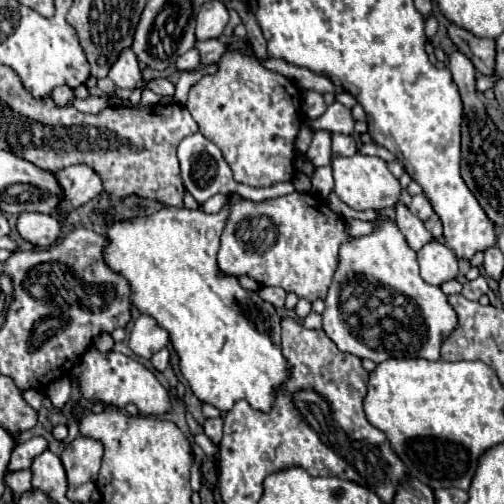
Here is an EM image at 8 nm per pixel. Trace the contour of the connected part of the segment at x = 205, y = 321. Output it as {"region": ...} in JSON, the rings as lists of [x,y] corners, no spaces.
{"region":[[[225,204],[217,214],[207,214],[201,210],[189,210],[189,208],[163,208],[151,216],[139,216],[135,220],[129,222],[109,222],[109,230],[107,230],[107,238],[109,238],[109,246],[105,248],[105,262],[111,270],[123,274],[129,284],[131,284],[131,302],[139,308],[141,314],[149,314],[153,316],[159,326],[163,326],[169,332],[171,344],[179,354],[179,366],[183,376],[187,378],[193,394],[205,402],[211,404],[215,408],[219,408],[221,412],[231,410],[231,406],[239,400],[247,400],[251,408],[267,412],[271,410],[271,402],[275,402],[275,390],[279,390],[279,386],[283,386],[283,382],[287,382],[287,378],[291,378],[291,368],[287,366],[287,360],[281,354],[281,318],[275,310],[273,304],[261,300],[255,292],[249,292],[245,288],[241,288],[239,280],[235,276],[225,276],[225,278],[217,278],[217,250],[219,250],[219,236],[223,232],[223,226],[227,222],[227,214],[229,214],[229,204]]]}

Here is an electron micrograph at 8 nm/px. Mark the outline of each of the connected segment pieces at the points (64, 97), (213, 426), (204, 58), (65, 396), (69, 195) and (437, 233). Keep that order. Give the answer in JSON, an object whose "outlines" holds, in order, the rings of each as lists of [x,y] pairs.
{"outlines":[[[[63,84],[63,86],[57,86],[55,90],[53,90],[53,100],[57,102],[57,104],[71,104],[73,102],[73,88],[71,86],[67,86],[67,84]]],[[[209,418],[203,428],[205,428],[205,434],[213,440],[213,444],[221,442],[221,436],[223,436],[223,418]]],[[[209,38],[209,40],[199,40],[195,44],[195,48],[199,50],[199,56],[201,56],[201,64],[207,66],[211,62],[219,62],[219,58],[223,56],[225,52],[225,44],[221,44],[217,38]]],[[[67,376],[57,378],[55,382],[51,382],[51,386],[47,386],[45,394],[51,398],[51,402],[57,408],[63,408],[67,404],[67,400],[71,398],[71,380]]],[[[75,164],[75,166],[63,168],[57,172],[57,180],[65,194],[59,206],[61,212],[57,214],[59,220],[63,220],[69,212],[73,212],[75,208],[83,206],[85,202],[89,202],[91,198],[103,192],[103,180],[99,178],[99,174],[95,174],[95,170],[91,170],[91,166]]],[[[433,214],[433,216],[425,222],[425,226],[427,226],[427,230],[433,234],[435,240],[443,240],[443,228],[441,228],[441,220],[439,220],[437,214]]]]}

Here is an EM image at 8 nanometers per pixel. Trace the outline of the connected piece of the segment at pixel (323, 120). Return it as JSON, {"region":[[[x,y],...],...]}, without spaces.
{"region":[[[333,102],[325,112],[323,116],[319,116],[317,120],[309,118],[307,120],[307,126],[313,130],[313,132],[319,132],[319,130],[327,130],[331,134],[335,132],[341,132],[341,134],[353,134],[353,124],[355,120],[351,118],[351,110],[349,110],[349,118],[347,118],[347,108],[339,102]]]}

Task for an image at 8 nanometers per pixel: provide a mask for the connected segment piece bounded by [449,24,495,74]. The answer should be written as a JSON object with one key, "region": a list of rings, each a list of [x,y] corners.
{"region":[[[455,24],[449,26],[449,38],[473,62],[473,66],[481,74],[493,74],[495,40],[491,40],[491,38],[477,38],[475,34],[471,34],[465,28],[459,28]]]}

